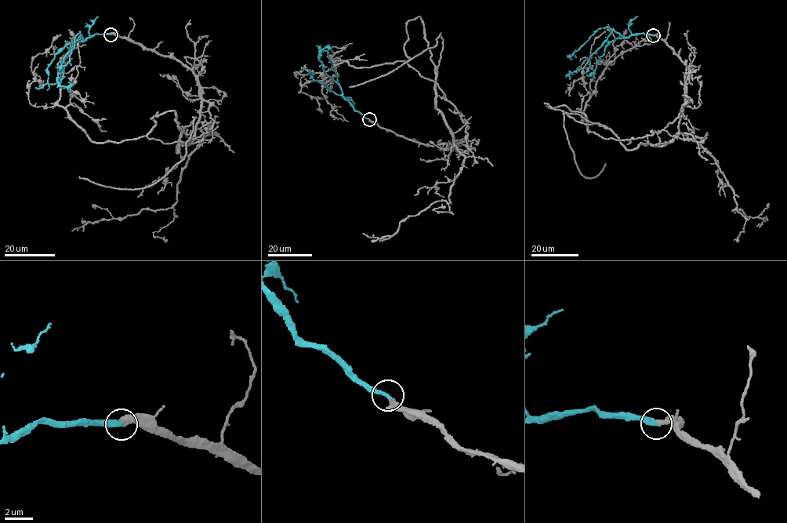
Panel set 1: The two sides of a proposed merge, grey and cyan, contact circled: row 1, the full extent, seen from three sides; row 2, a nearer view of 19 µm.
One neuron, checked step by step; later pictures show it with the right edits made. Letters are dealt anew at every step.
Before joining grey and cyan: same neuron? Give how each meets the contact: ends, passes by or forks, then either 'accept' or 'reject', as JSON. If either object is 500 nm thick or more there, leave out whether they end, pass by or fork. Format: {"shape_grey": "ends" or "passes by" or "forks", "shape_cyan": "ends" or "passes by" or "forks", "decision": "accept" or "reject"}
{"shape_grey": "ends", "shape_cyan": "ends", "decision": "accept"}

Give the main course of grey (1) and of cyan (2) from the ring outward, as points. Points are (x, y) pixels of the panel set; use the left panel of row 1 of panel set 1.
1: (110, 34), (186, 66), (209, 103), (207, 132), (93, 142), (58, 104), (59, 85), (32, 73), (56, 48)
2: (110, 34), (95, 34), (83, 41), (81, 34), (63, 59), (57, 75), (57, 81), (61, 86), (72, 84)

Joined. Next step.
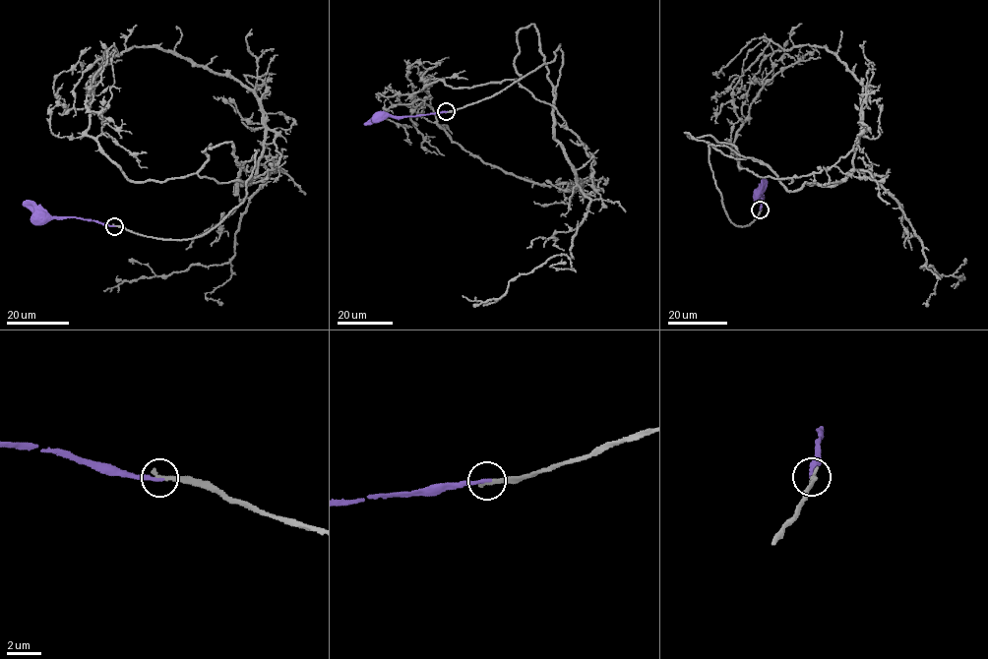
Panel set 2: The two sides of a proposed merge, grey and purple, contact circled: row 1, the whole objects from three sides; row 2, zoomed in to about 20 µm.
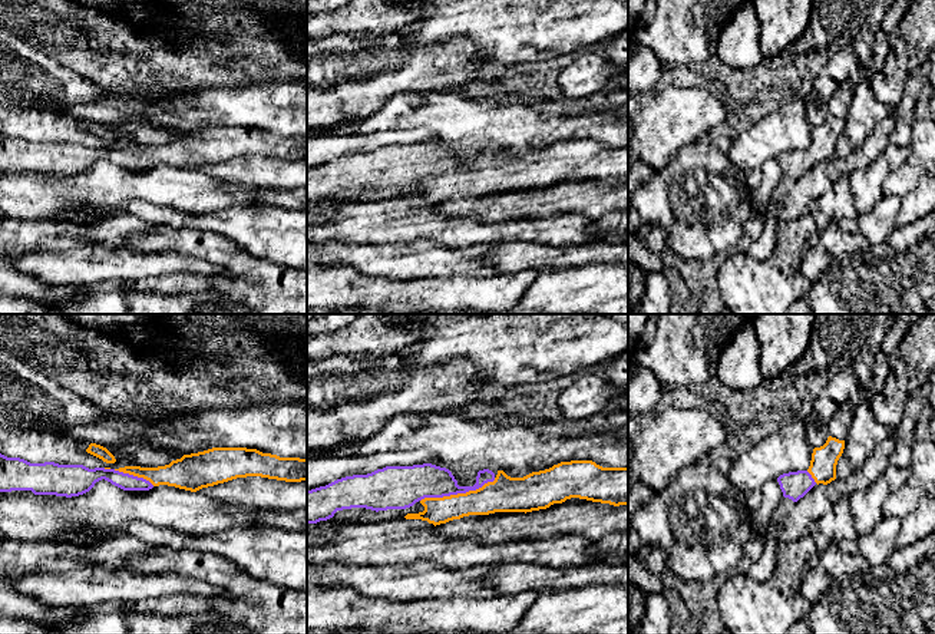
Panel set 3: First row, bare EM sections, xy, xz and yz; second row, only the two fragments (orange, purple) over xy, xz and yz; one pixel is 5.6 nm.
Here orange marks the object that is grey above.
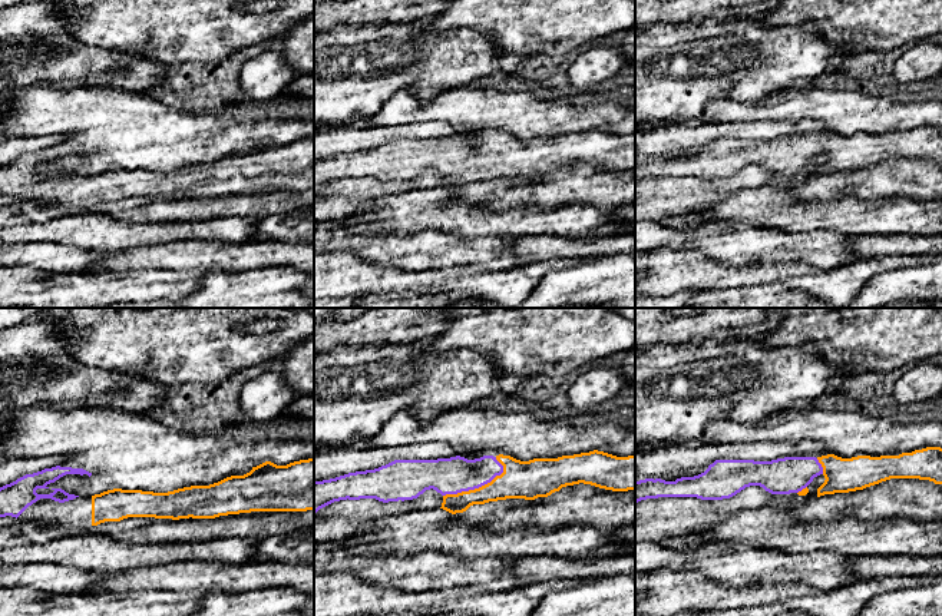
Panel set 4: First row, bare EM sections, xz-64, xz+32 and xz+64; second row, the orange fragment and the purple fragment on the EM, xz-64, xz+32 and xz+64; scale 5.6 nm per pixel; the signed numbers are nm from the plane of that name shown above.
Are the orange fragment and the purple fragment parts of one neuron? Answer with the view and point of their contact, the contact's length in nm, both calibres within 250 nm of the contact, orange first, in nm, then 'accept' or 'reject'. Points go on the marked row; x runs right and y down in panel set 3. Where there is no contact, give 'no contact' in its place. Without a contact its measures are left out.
xz (458, 494) | 440 nm | 190/200 nm | accept

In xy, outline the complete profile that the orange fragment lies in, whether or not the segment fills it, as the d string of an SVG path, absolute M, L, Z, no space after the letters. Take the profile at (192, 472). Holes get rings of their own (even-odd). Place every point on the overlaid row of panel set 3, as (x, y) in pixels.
M212 448L184 455L158 468L125 466L119 469L54 462L30 463L0 453L0 492L32 491L34 495L79 496L105 479L123 491L149 491L168 485L196 492L237 478L307 481L307 459L280 458L247 448Z

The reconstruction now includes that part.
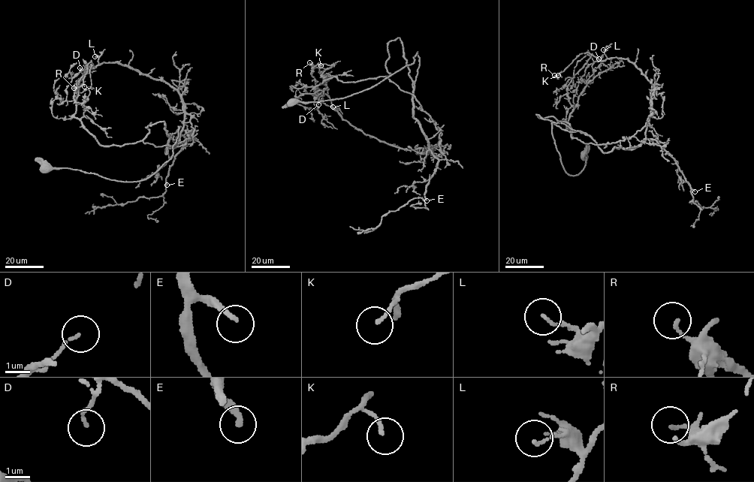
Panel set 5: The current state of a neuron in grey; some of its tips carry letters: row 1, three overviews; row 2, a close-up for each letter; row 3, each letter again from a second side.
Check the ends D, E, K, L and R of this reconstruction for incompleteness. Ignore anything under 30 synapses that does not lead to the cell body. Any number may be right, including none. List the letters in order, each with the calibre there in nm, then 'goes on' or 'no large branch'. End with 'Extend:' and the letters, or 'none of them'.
D: 120 nm thick; no large branch
E: 200 nm thick; goes on
K: 130 nm thick; no large branch
L: 90 nm thick; no large branch
R: 120 nm thick; no large branch
Extend: E

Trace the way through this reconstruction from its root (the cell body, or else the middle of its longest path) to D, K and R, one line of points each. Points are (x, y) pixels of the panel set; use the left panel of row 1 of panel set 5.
D: (44, 168), (140, 181), (171, 158), (179, 126), (166, 153), (179, 140), (176, 89), (116, 62), (79, 67)
K: (44, 168), (135, 182), (171, 158), (184, 118), (176, 89), (91, 61), (84, 86)
R: (44, 168), (140, 181), (179, 126), (166, 153), (179, 140), (182, 98), (167, 82), (91, 61), (73, 88)

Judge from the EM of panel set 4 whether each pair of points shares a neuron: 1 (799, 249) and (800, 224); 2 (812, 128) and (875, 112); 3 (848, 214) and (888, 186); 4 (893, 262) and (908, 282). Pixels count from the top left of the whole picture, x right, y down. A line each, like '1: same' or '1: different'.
1: different
2: different
3: different
4: different

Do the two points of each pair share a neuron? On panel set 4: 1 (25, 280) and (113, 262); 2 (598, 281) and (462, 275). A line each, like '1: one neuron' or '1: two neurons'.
1: two neurons
2: two neurons

